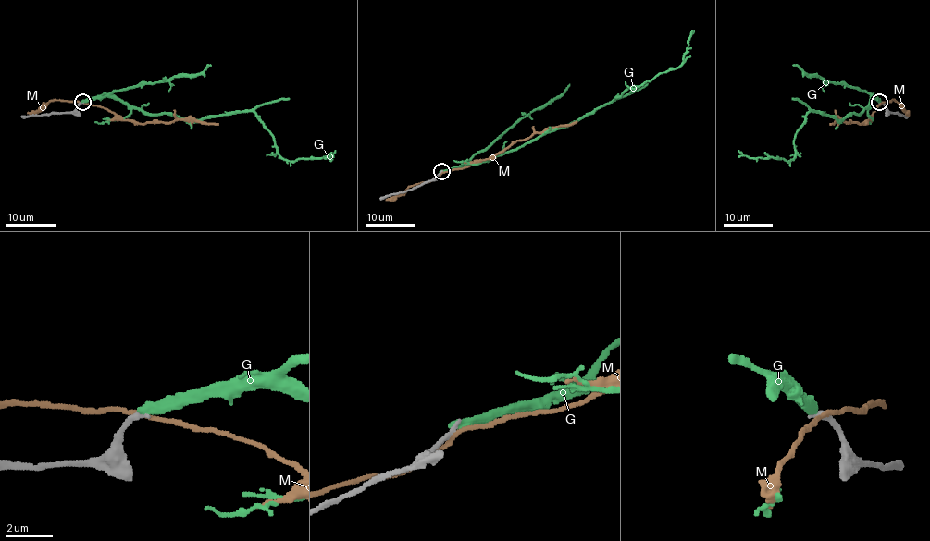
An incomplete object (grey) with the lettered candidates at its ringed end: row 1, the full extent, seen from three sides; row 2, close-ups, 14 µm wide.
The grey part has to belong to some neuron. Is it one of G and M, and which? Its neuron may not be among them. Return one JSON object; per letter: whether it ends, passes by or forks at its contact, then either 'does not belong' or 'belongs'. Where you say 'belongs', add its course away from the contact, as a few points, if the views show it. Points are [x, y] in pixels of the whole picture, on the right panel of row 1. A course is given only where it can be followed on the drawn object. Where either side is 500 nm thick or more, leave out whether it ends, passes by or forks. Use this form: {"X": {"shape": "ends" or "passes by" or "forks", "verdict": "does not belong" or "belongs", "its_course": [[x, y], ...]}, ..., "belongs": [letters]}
{"G": {"shape": "ends", "verdict": "does not belong"}, "M": {"shape": "passes by", "verdict": "does not belong"}, "belongs": []}

